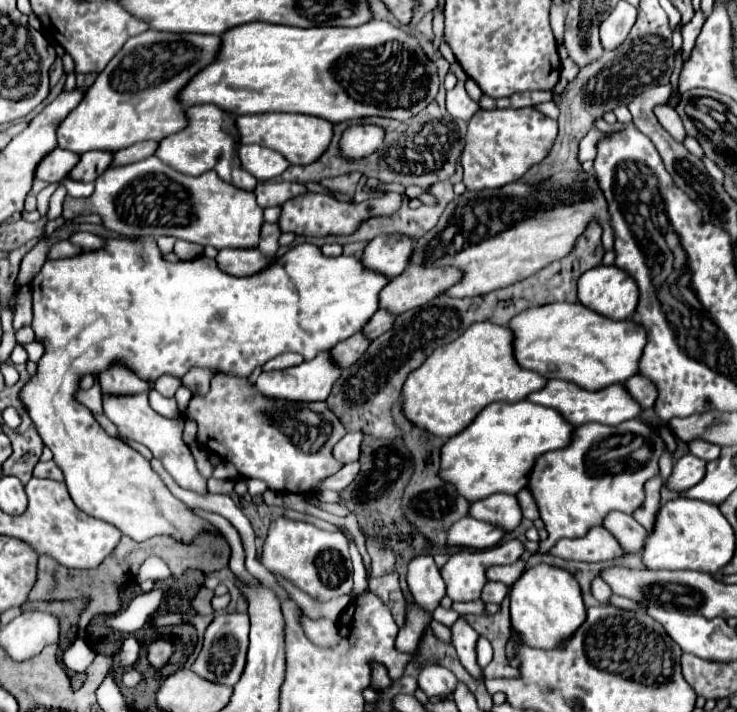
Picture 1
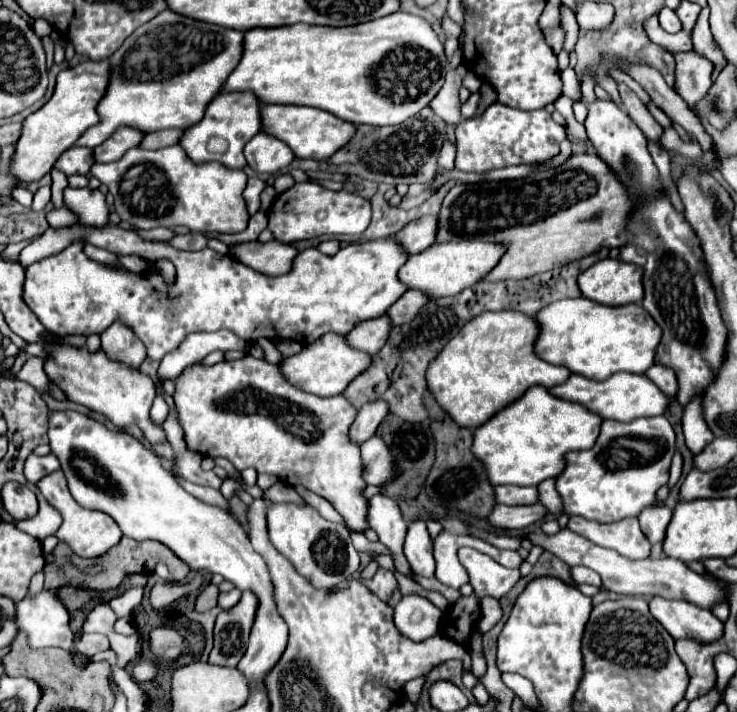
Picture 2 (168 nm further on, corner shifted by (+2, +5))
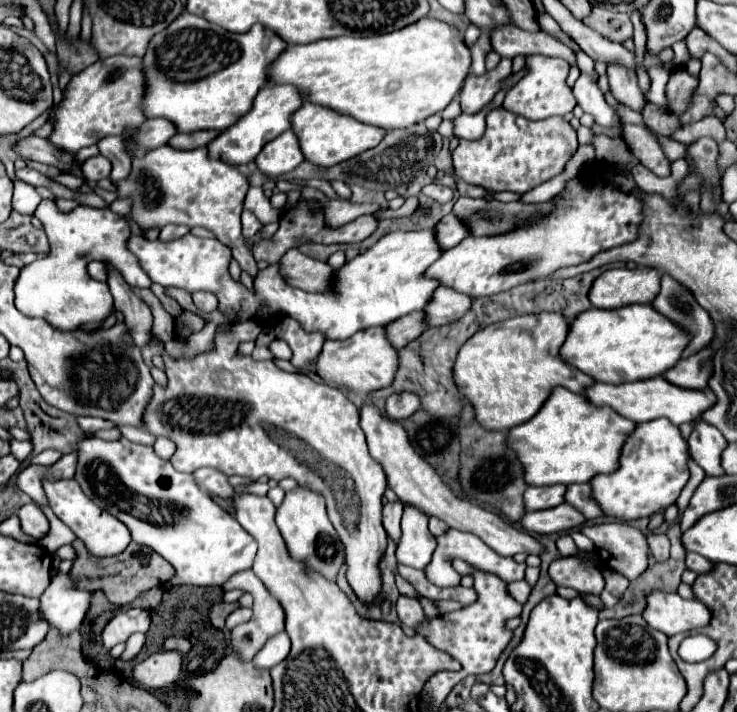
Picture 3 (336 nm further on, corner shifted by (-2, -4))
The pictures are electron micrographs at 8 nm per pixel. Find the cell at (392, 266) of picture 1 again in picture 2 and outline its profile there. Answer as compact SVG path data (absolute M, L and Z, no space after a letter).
M422 216L418 220L412 220L404 230L400 230L394 240L408 254L418 254L436 242L436 224L438 216Z

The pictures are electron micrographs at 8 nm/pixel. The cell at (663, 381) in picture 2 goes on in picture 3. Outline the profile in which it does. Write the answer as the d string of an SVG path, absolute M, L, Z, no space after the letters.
M706 347L698 355L690 359L680 359L672 369L668 369L662 377L682 389L706 389L708 379L712 373L712 361L710 361L710 349Z

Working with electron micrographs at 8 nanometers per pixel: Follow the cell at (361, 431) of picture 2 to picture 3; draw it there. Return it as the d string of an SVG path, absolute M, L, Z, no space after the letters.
M400 393L400 395L390 395L386 399L386 409L384 409L384 415L388 419L406 419L410 417L414 411L418 409L418 401L416 397L412 397L412 393Z

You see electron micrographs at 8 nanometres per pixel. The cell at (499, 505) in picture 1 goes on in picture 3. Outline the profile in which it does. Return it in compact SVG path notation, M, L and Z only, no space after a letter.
M552 485L552 487L528 487L524 491L524 507L528 511L540 511L540 509L552 509L560 503L564 503L564 485Z

